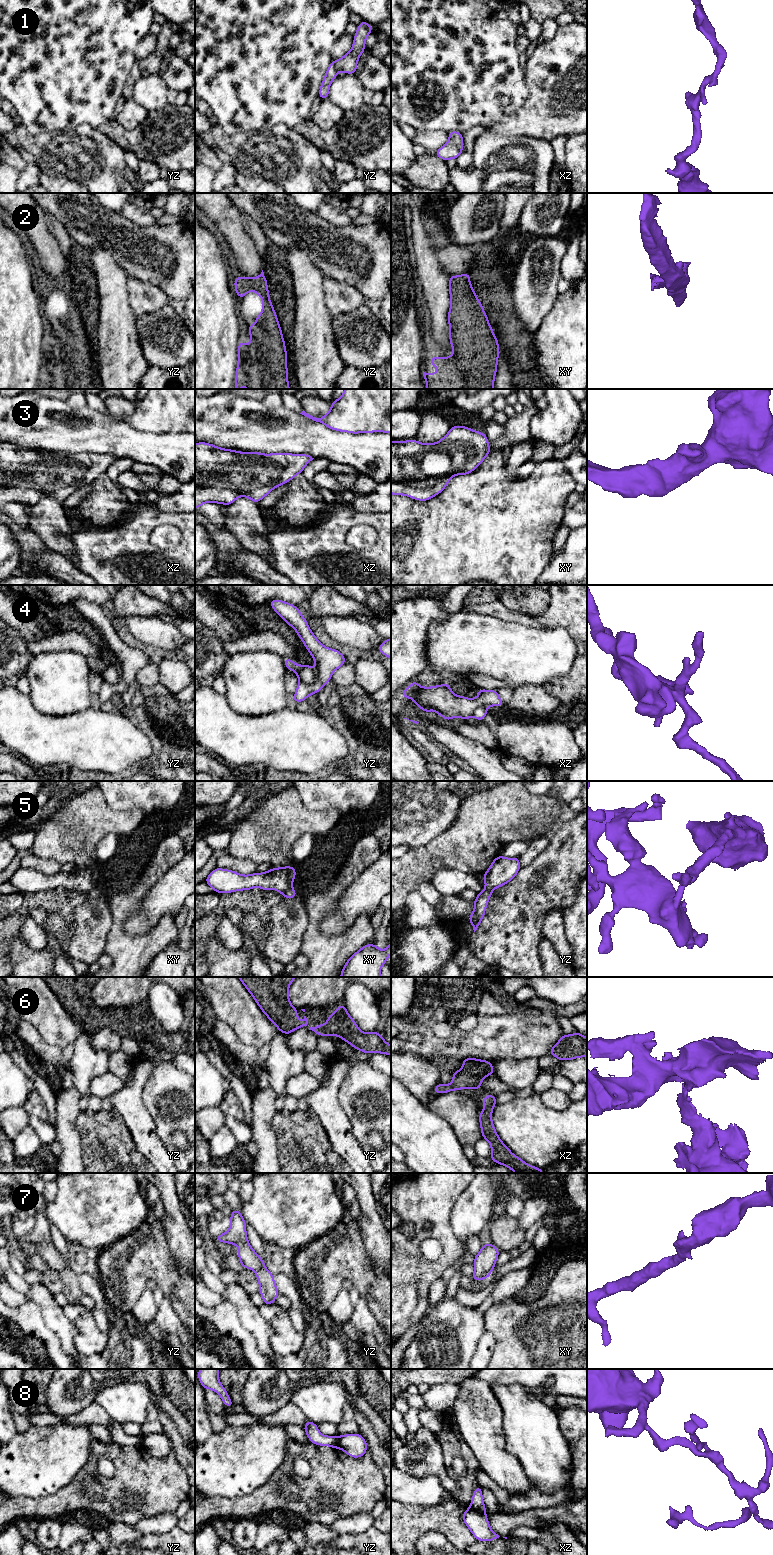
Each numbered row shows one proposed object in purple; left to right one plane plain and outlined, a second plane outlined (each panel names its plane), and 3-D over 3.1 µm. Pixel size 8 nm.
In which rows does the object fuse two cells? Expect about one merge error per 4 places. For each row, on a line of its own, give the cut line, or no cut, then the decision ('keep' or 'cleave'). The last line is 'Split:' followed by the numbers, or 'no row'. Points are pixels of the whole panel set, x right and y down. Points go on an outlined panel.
1: no cut | keep
2: no cut | keep
3: no cut | keep
4: yz (316, 669), (316, 679), (312, 683), (299, 681) | cleave
5: xy (291, 886), (282, 893) | cleave
6: no cut | keep
7: no cut | keep
8: xz (469, 1508), (484, 1514) | cleave
Split: 4, 5, 8

